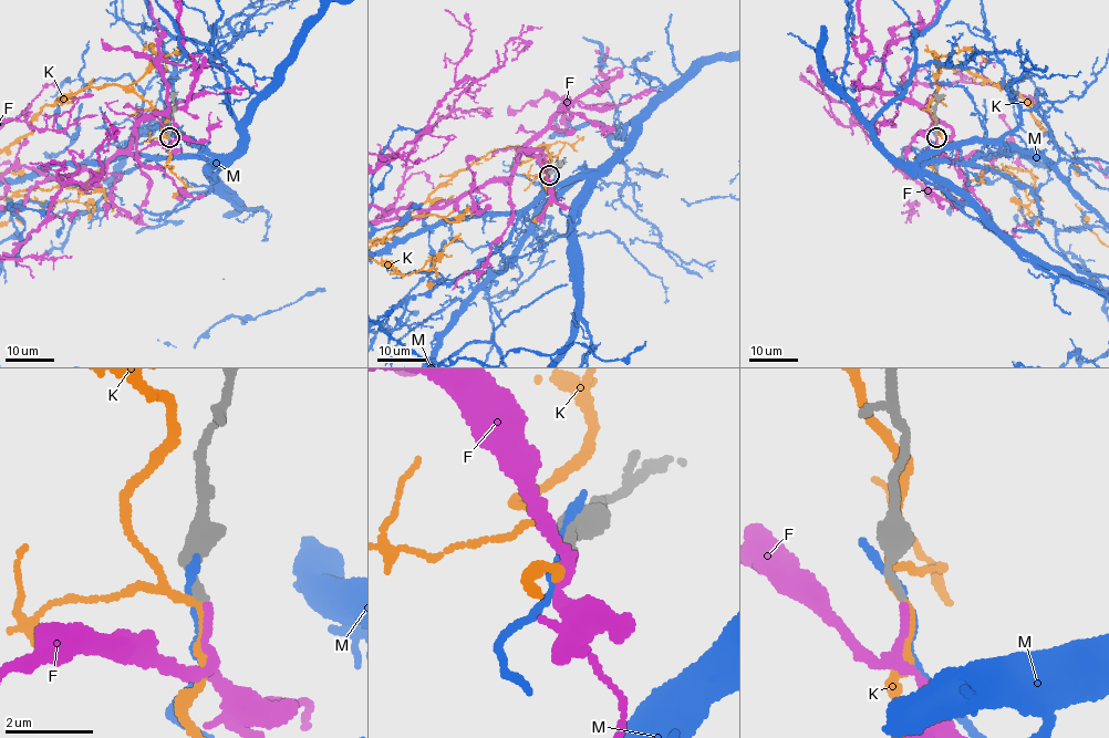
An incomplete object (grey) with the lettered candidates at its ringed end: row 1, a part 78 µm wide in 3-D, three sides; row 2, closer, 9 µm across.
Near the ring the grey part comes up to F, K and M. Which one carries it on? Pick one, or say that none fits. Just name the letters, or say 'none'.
F

